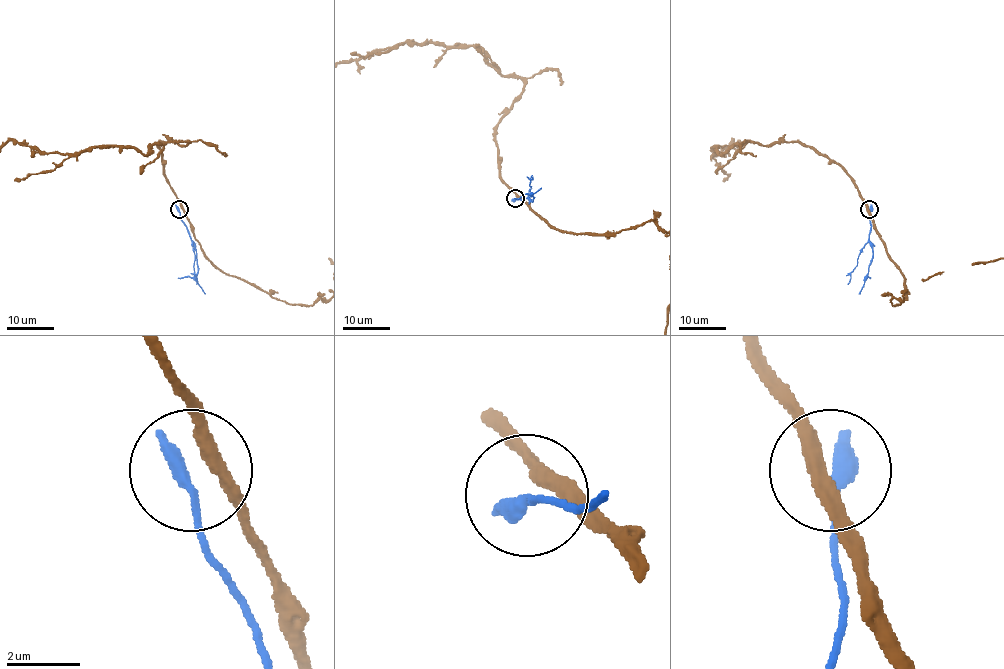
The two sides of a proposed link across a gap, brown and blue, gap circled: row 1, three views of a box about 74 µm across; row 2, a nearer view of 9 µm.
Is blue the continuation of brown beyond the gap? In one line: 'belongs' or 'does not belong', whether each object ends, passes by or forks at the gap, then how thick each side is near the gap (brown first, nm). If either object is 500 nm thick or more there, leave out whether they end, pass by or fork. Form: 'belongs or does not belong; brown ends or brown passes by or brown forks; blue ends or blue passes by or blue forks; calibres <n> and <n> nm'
does not belong; brown passes by; blue passes by; calibres 400 and 380 nm

